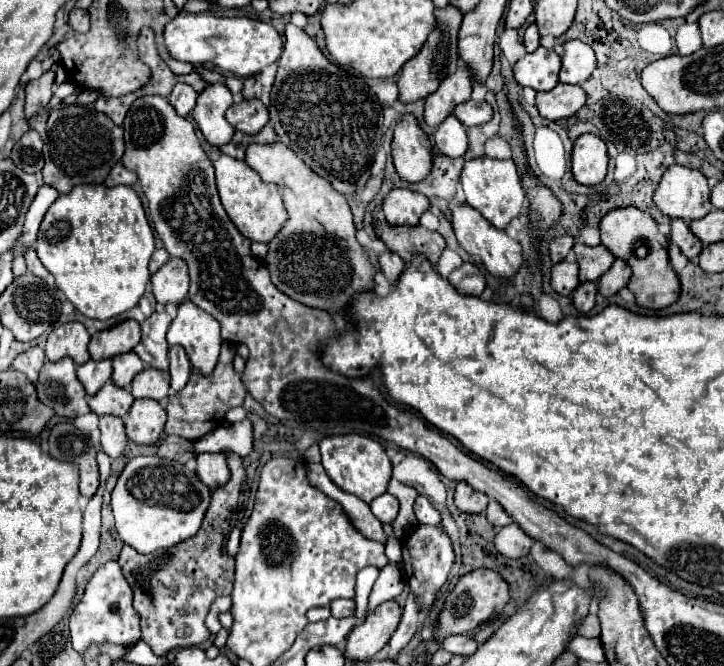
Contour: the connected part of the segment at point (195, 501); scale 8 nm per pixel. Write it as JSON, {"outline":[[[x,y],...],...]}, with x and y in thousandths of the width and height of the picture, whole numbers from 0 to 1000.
{"outline":[[[189,685],[178,691],[153,739],[162,802],[173,817],[195,832],[236,823],[267,808],[278,793],[289,757],[291,736],[275,721],[269,694],[247,697],[222,685]]]}

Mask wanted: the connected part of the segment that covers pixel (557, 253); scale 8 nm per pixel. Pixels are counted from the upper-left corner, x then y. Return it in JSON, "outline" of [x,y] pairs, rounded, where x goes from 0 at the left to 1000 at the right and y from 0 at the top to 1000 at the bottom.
{"outline":[[[769,354],[769,357],[764,357],[764,363],[758,366],[761,393],[780,390],[786,384],[789,372],[791,372],[791,357],[789,354]]]}

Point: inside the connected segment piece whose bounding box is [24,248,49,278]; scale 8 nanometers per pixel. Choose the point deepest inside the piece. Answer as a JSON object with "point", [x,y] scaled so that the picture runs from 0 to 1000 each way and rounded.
{"point":[46,396]}

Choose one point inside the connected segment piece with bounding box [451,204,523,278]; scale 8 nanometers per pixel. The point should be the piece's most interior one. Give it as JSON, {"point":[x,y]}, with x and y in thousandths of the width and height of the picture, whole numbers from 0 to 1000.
{"point":[692,383]}

